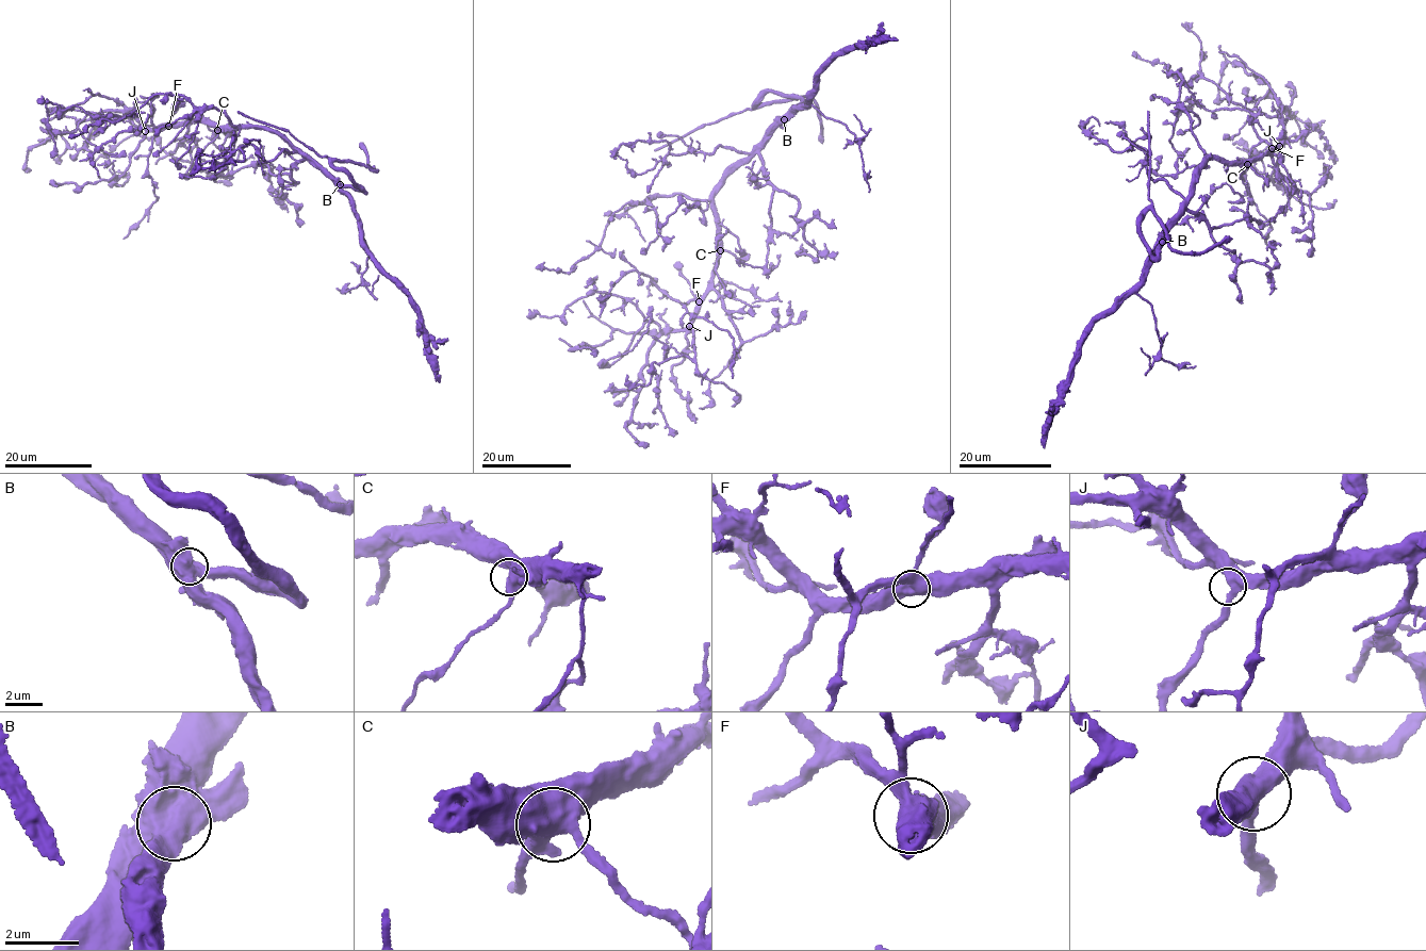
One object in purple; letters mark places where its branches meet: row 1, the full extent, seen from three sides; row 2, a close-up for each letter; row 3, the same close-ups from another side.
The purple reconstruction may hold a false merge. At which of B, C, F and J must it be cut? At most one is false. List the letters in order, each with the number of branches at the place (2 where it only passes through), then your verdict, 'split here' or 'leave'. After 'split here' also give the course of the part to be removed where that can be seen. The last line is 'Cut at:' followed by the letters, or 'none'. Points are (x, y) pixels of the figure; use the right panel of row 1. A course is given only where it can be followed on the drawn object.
B: branches 3; split here; course (1162, 242), (1152, 256), (1140, 226), (1148, 209), (1160, 218), (1177, 251), (1202, 251), (1232, 239)
C: branches 3; leave
F: branches 3; leave
J: branches 3; leave
Cut at: B

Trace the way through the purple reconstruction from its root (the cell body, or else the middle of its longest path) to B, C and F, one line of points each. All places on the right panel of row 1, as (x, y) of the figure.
B: (1203, 162), (1196, 169), (1189, 195), (1166, 224), (1162, 242)
C: (1203, 162), (1218, 157), (1227, 162), (1240, 159), (1247, 164)
F: (1203, 162), (1218, 157), (1227, 162), (1244, 160), (1265, 154), (1272, 148)

